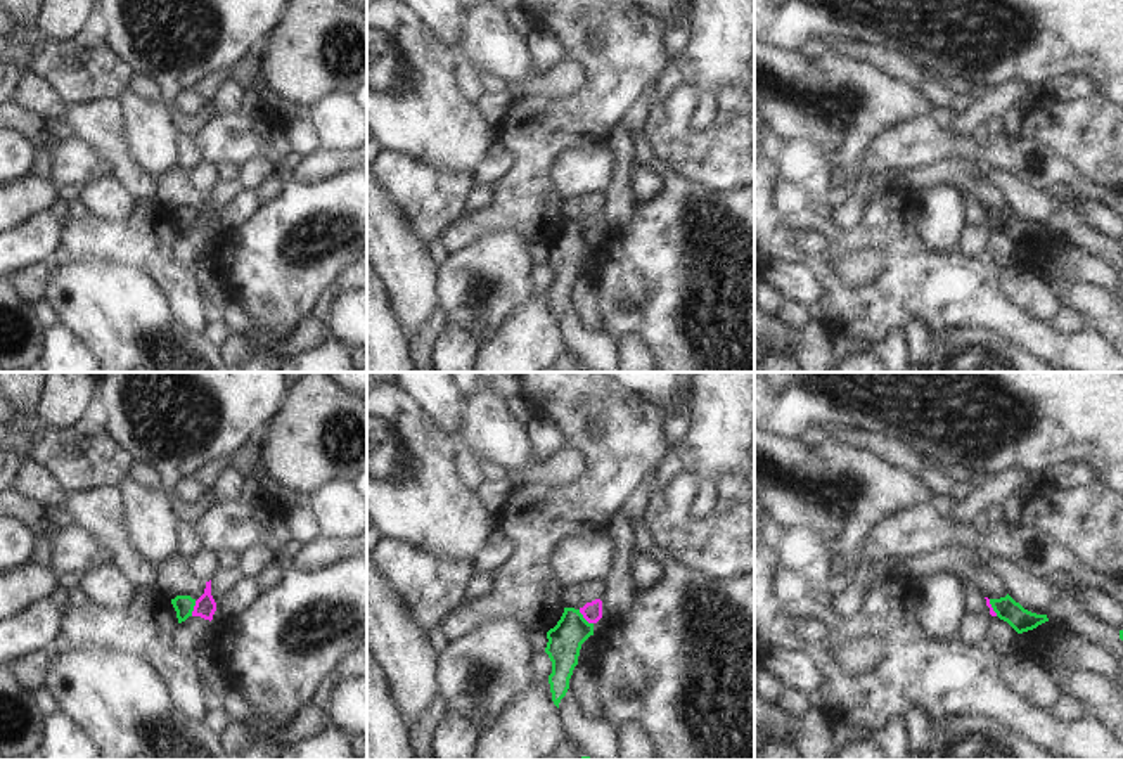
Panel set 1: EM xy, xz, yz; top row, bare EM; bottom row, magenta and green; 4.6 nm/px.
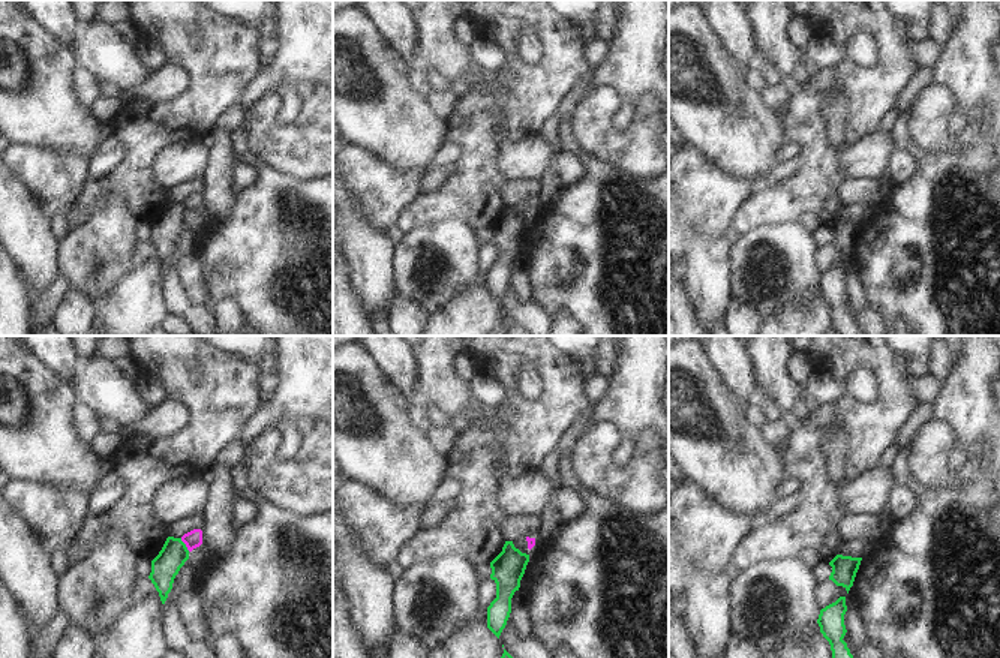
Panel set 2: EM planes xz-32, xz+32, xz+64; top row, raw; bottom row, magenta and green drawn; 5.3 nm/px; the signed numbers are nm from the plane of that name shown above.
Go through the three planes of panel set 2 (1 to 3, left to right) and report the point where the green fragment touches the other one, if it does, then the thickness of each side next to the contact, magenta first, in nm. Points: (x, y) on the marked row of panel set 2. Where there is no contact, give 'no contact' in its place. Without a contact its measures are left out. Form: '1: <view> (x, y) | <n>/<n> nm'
1: xz-32 (185, 543) | 90/150 nm
2: no contact
3: no contact

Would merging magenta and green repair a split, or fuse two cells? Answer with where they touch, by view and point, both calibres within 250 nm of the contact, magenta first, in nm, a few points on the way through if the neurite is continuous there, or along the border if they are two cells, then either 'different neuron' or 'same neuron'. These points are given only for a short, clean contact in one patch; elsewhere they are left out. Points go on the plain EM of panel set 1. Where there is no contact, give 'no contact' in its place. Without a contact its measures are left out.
xz (585, 231) | 100/160 nm | along xz (578, 222), (592, 236) | different neuron

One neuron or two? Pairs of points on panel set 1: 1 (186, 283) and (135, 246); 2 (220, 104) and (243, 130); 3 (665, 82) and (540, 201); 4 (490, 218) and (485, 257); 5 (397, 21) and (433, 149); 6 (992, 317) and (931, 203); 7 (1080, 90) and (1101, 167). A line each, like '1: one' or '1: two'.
1: one
2: two
3: two
4: two
5: one
6: two
7: two

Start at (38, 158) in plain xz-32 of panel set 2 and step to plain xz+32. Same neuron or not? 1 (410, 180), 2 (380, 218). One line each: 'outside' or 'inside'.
1: inside
2: inside

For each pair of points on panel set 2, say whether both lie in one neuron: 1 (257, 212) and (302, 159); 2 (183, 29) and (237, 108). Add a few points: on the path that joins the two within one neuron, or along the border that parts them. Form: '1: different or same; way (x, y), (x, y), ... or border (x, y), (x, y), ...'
1: different; border (264, 162), (306, 180), (317, 179)
2: different; border (245, 101), (231, 104), (213, 125)

